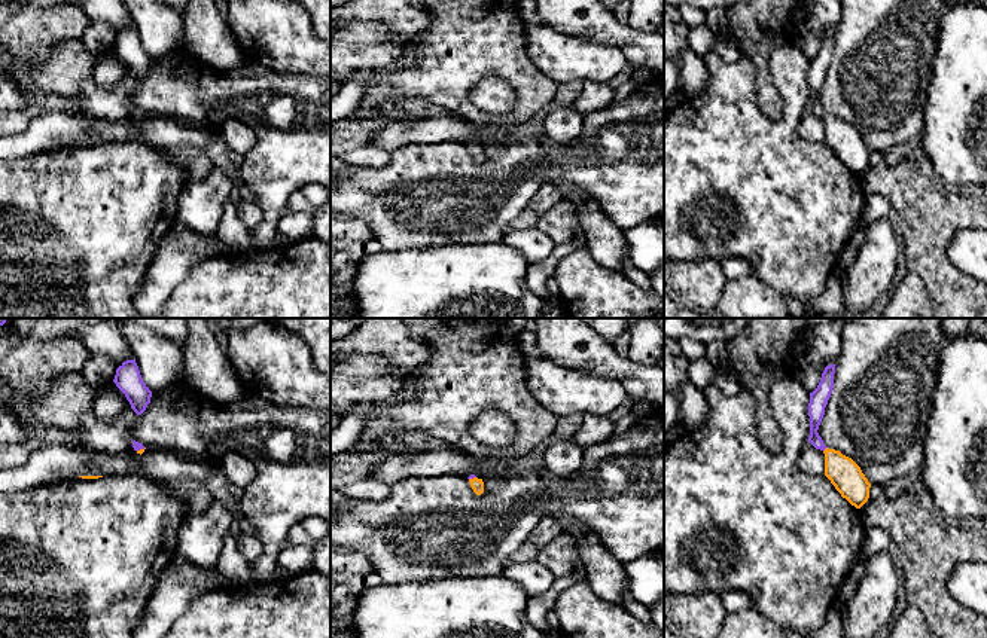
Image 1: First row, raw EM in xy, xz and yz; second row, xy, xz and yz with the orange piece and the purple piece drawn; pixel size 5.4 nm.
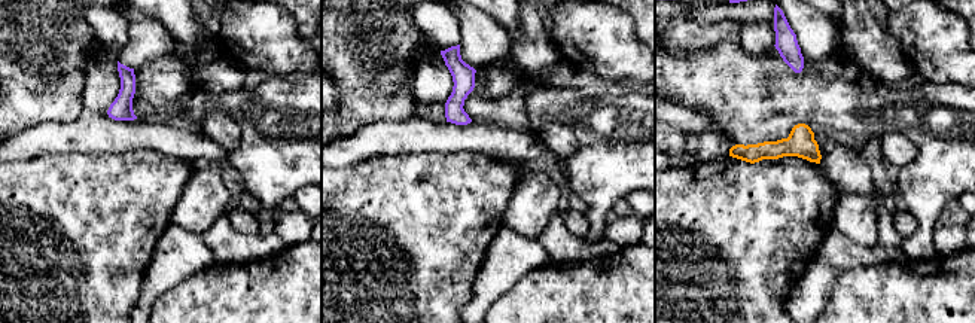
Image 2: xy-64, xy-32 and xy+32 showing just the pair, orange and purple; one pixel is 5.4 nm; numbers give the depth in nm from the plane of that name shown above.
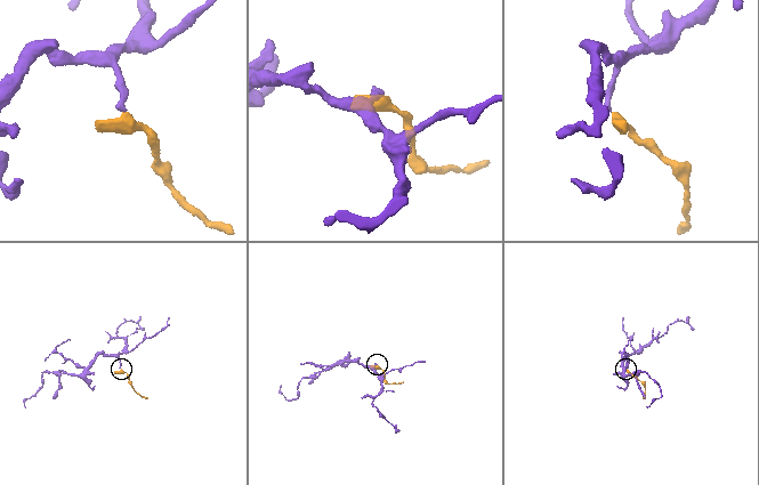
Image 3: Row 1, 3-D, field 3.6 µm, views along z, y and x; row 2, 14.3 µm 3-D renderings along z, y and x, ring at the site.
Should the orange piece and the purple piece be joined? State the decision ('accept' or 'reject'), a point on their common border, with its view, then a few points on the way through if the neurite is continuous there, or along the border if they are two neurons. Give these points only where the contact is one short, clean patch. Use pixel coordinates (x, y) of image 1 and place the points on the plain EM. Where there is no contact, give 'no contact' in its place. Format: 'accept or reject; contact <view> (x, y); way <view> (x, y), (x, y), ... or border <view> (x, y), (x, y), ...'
accept; contact yz (825, 116); way yz (847, 144), (825, 116), (815, 106), (816, 75)

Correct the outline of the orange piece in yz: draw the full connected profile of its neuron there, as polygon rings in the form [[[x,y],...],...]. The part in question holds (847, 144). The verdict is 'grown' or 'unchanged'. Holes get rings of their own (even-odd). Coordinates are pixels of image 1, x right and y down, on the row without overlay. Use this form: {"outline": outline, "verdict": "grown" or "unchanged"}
{"outline": [[[826,115],[825,143],[852,173],[860,175],[869,165],[871,150],[860,134],[840,117]]], "verdict": "unchanged"}

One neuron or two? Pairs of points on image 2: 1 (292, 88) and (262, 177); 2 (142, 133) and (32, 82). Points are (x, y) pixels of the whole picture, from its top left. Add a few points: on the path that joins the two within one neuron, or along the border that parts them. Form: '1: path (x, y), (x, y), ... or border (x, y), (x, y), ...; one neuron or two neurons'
1: path (292, 110), (292, 148), (285, 155); one neuron
2: border (87, 72), (82, 112), (72, 121), (51, 122); two neurons

